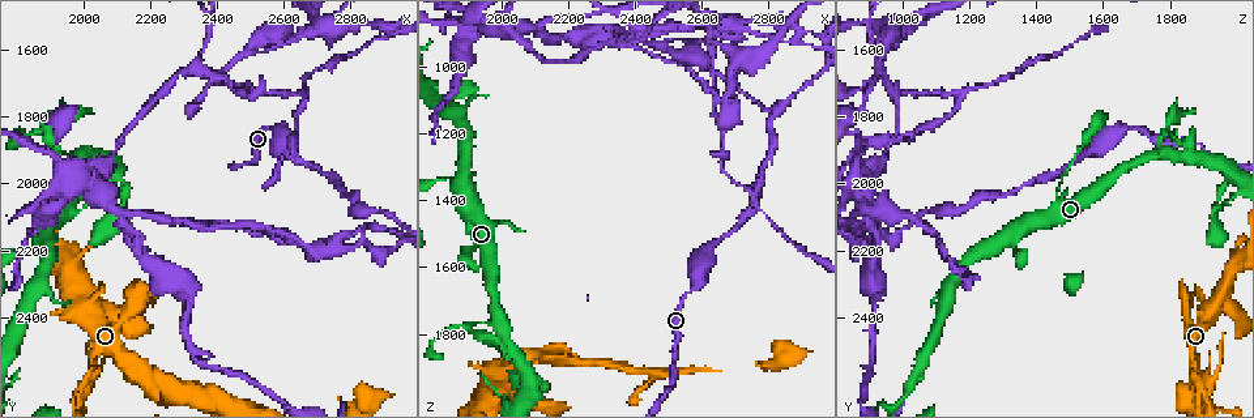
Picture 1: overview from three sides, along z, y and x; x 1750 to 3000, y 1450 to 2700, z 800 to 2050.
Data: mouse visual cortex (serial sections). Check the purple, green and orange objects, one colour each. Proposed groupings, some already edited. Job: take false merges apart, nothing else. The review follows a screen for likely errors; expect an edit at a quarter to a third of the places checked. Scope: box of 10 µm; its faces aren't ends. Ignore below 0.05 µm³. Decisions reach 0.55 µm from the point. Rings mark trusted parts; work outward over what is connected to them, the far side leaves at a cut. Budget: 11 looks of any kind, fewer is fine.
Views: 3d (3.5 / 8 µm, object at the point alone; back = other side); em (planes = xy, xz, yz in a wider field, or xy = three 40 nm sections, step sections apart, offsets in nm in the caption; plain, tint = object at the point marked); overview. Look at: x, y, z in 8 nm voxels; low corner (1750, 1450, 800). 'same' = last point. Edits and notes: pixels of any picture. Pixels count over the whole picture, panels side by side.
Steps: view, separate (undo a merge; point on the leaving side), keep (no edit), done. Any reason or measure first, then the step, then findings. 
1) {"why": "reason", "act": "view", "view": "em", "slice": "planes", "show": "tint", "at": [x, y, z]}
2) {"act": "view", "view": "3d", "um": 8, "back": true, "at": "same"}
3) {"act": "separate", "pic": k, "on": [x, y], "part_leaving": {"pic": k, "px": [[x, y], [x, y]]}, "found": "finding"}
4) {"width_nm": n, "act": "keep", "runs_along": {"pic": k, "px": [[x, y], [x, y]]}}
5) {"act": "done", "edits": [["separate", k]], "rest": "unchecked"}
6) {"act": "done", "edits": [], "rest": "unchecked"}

{"why": "a fork", "act": "view", "view": "3d", "um": 3.5, "at": [1900, 1860, 1780]}

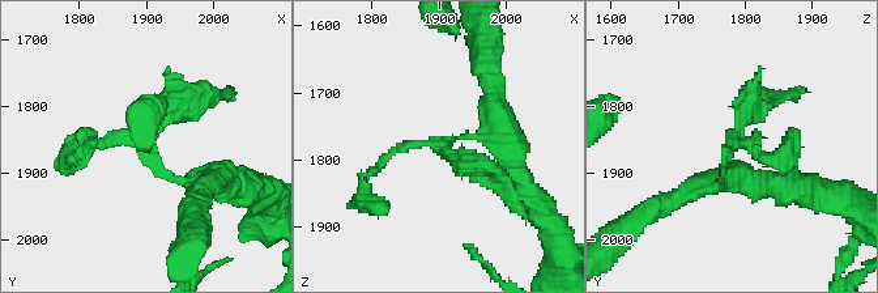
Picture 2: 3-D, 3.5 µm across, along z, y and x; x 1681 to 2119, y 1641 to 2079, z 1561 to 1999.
{"act": "view", "view": "em", "slice": "xy", "step": 5, "show": "tint", "at": [1895, 1865, 1780]}

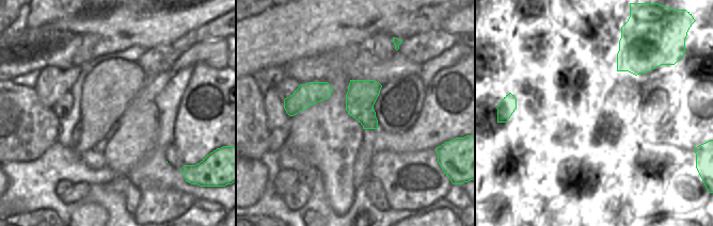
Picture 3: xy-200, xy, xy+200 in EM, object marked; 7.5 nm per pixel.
{"act": "keep", "runs_along": {"pic": 2, "px": [[693, 191], [720, 183], [746, 106], [763, 102]]}, "found": "all the same cell"}

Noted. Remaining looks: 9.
{"why": "arms run side by side", "act": "view", "view": "3d", "um": 8, "at": [2190, 2560, 1870]}

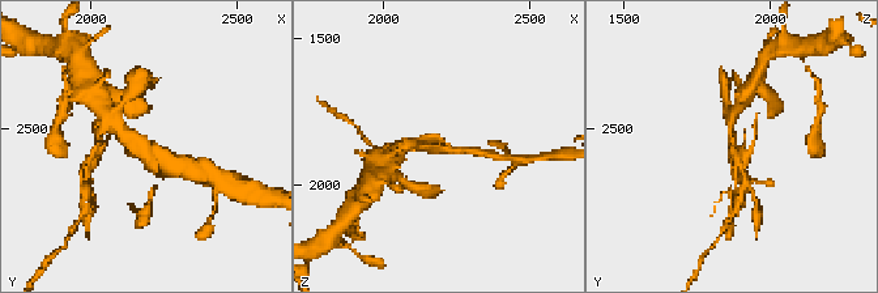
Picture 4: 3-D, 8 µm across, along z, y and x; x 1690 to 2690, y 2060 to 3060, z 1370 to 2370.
{"why": "shape alone is not enough", "act": "view", "view": "em", "slice": "xy", "step": 1, "show": "tint", "at": "same"}

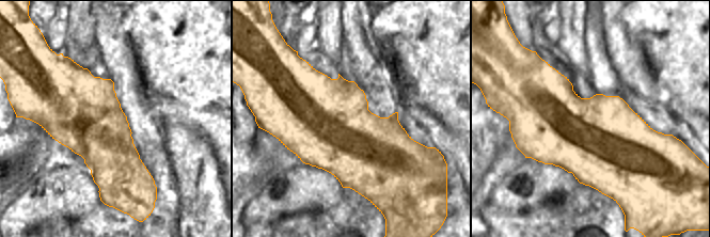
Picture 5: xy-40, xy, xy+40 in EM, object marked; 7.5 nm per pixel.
{"act": "keep", "found": "all the same cell"}

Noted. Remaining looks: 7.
{"why": "sharp bend", "act": "view", "view": "3d", "um": 8, "at": [2030, 2360, 1940]}

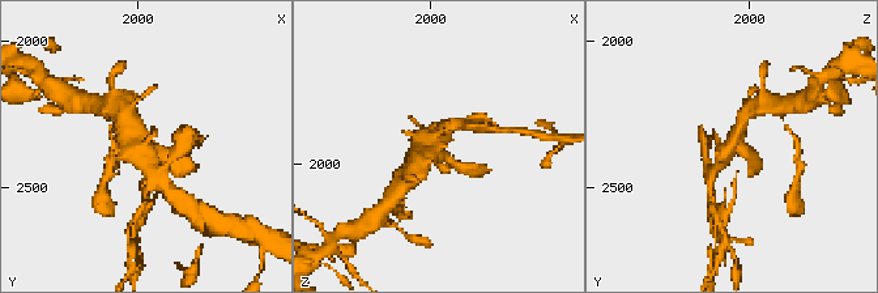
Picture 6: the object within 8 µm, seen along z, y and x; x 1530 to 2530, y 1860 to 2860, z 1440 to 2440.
{"act": "view", "view": "3d", "um": 3.5, "at": "same"}

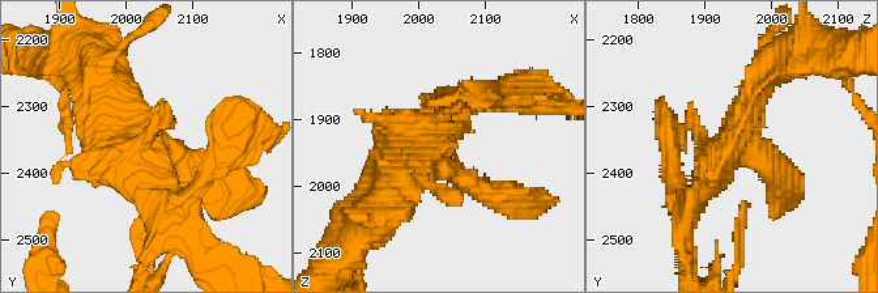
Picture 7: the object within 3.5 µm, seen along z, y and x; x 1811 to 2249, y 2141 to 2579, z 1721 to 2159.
{"act": "view", "view": "em", "slice": "xy", "step": 1, "show": "tint", "at": [2020, 2355, 1950]}

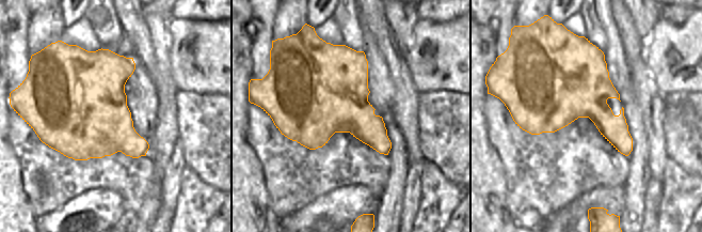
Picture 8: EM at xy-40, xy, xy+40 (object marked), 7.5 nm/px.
{"act": "keep", "runs_along": {"pic": 7, "px": [[461, 105], [418, 131], [498, 195]]}, "found": "continuous, no second cell"}

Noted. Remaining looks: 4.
{"why": "three arms meet", "act": "view", "view": "3d", "um": 3.5, "at": [2920, 2190, 900]}

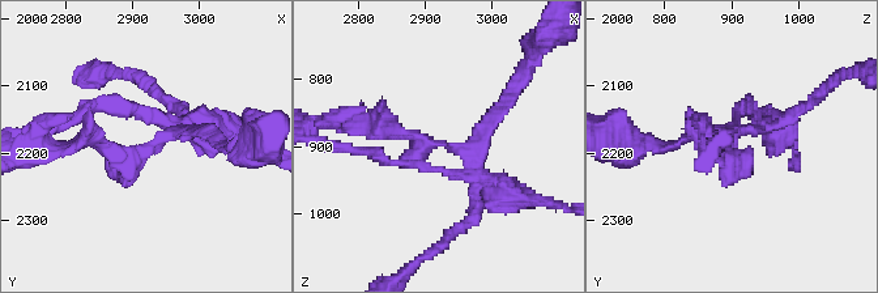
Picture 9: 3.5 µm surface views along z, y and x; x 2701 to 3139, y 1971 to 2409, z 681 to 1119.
{"act": "view", "view": "em", "slice": "xy", "step": 3, "show": "tint", "at": [2920, 2200, 895]}

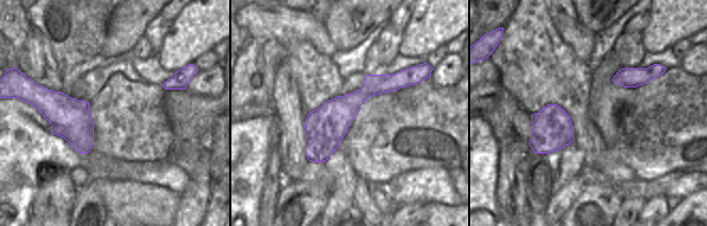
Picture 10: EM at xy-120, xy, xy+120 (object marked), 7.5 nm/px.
{"arm_widths_nm": [150, 150, 200], "act": "separate", "pic": 9, "on": [731, 160], "border": {"pic": 10, "px": [[364, 82], [373, 82], [383, 92]]}, "found": "a second cell is stuck on"}

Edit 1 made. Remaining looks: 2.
{"act": "done", "edits": [["separate", 9]], "rest": "unchecked"}

